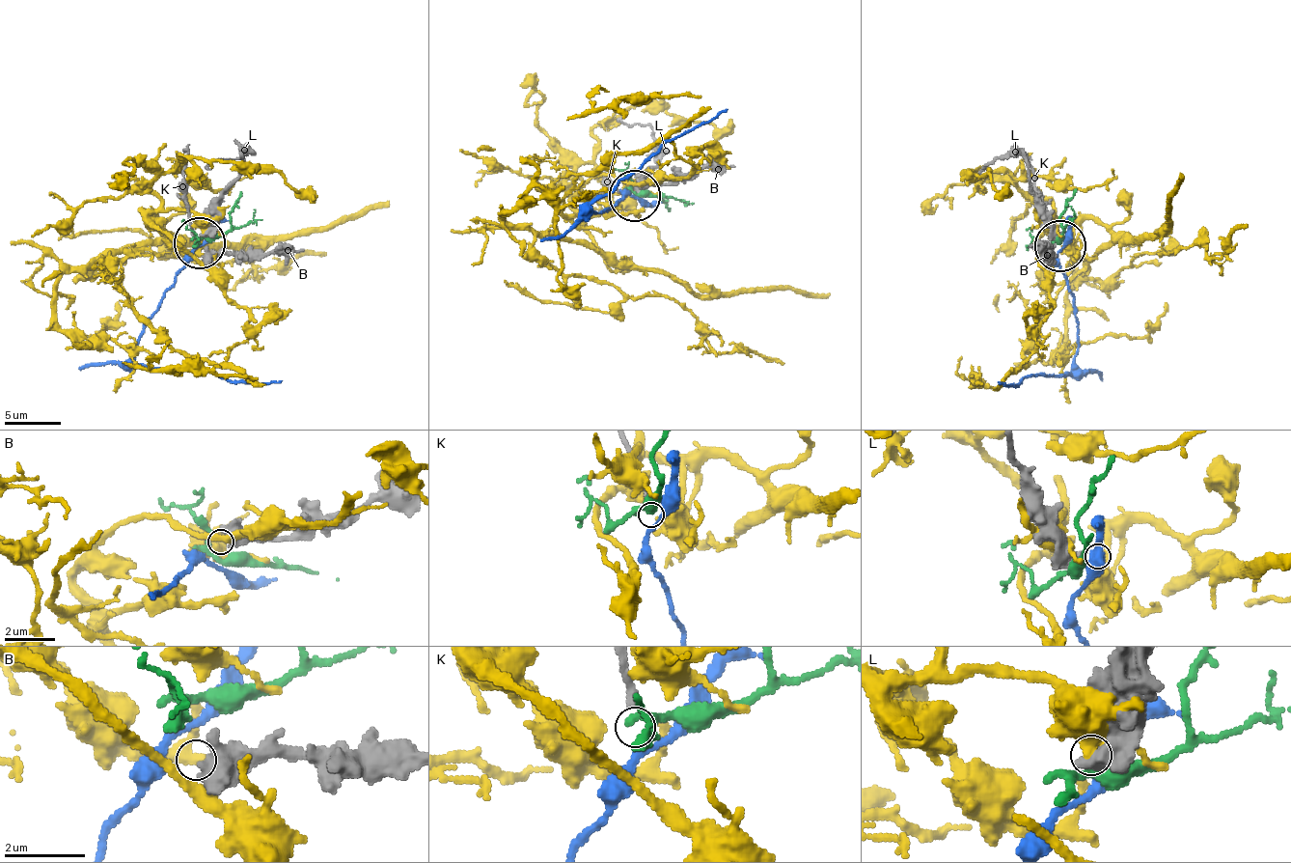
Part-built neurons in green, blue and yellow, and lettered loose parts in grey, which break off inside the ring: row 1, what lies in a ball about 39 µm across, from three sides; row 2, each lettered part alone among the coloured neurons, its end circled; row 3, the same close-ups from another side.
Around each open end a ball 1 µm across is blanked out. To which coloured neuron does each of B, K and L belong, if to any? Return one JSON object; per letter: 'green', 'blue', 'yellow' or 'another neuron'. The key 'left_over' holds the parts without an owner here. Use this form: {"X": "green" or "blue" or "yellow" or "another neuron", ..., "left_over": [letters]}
{"B": "another neuron", "K": "another neuron", "L": "another neuron", "left_over": ["B", "K", "L"]}

